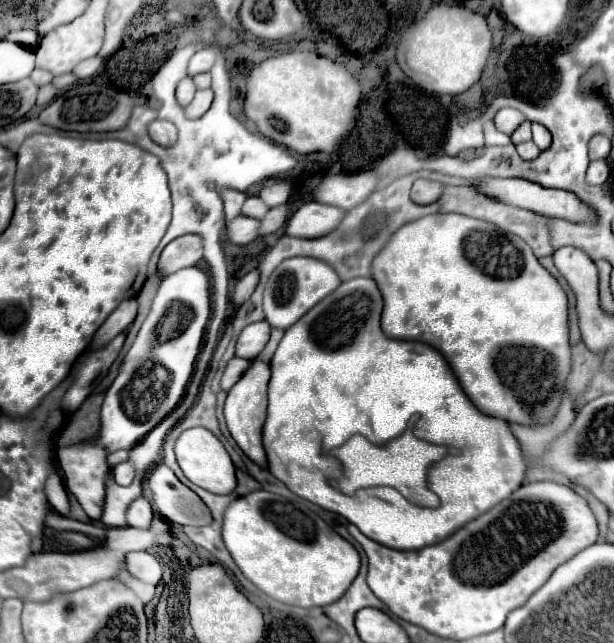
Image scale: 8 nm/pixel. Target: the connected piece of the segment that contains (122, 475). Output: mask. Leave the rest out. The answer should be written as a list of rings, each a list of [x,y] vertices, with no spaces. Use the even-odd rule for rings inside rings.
[[[122,462],[114,468],[114,480],[120,486],[128,486],[134,480],[134,468],[130,466],[130,462]]]

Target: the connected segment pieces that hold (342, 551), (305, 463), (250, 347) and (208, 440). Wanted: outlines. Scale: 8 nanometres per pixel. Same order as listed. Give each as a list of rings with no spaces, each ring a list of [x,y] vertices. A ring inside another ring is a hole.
[[[266,490],[240,496],[226,508],[222,536],[242,574],[258,590],[290,606],[312,608],[336,602],[360,570],[358,550],[316,512]]]
[[[352,278],[342,282],[330,296],[318,302],[286,330],[270,360],[272,378],[268,384],[268,416],[262,428],[262,442],[268,458],[268,470],[294,494],[318,504],[324,510],[344,516],[348,522],[358,526],[364,536],[388,548],[418,550],[444,540],[470,520],[506,500],[522,486],[528,460],[508,422],[482,414],[470,398],[466,398],[438,350],[422,342],[392,340],[384,336],[380,330],[378,308],[382,308],[382,296],[376,282],[372,282],[372,278]],[[414,414],[420,416],[416,422],[416,438],[462,450],[462,454],[456,454],[450,460],[440,460],[434,468],[430,468],[428,486],[440,498],[438,508],[412,510],[412,502],[400,496],[398,490],[386,486],[380,488],[380,496],[376,488],[374,494],[360,490],[358,494],[348,496],[332,486],[332,480],[340,478],[340,462],[328,452],[332,446],[344,444],[352,434],[362,434],[370,438],[370,442],[374,442],[374,436],[382,436],[382,442],[388,442],[390,438],[402,434]]]
[[[266,320],[246,326],[238,336],[236,356],[246,358],[246,360],[254,360],[264,350],[268,338],[270,338],[270,324]]]
[[[190,428],[180,434],[176,440],[176,460],[178,466],[182,468],[184,476],[194,482],[196,486],[210,490],[214,494],[230,494],[236,488],[236,474],[234,474],[234,464],[230,460],[230,454],[222,446],[222,442],[206,428]]]

